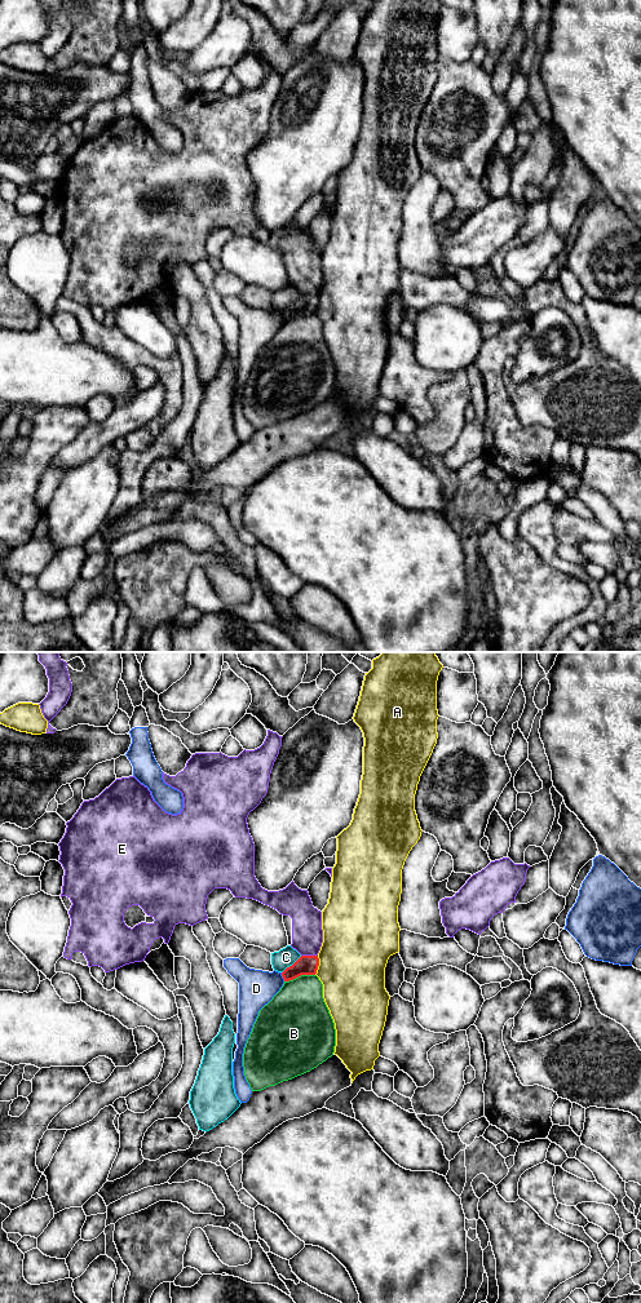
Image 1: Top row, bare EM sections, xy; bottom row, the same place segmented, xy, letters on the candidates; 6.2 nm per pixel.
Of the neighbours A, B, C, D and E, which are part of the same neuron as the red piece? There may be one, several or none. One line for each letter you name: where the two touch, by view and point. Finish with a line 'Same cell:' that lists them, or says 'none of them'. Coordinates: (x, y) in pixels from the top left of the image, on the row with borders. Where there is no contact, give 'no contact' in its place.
Same cell: none of them

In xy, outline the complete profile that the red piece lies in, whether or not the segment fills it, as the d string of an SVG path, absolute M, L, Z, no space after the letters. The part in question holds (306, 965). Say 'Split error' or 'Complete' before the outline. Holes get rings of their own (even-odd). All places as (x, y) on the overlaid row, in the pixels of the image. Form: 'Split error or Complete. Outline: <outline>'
Complete. Outline: M301 956L292 966L282 972L282 976L284 981L289 981L301 975L315 975L318 966L318 956Z

